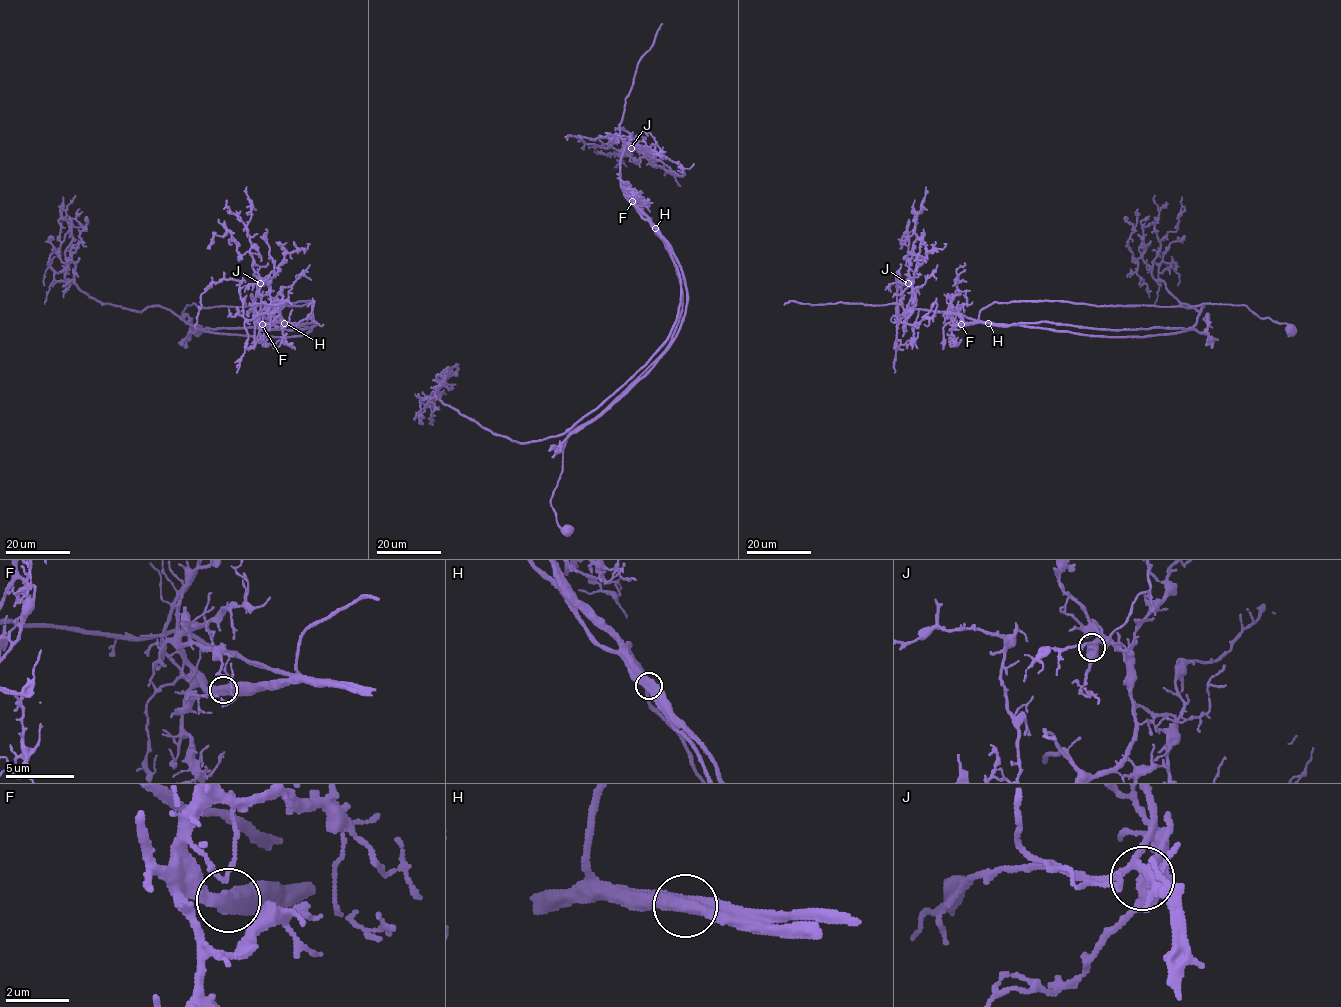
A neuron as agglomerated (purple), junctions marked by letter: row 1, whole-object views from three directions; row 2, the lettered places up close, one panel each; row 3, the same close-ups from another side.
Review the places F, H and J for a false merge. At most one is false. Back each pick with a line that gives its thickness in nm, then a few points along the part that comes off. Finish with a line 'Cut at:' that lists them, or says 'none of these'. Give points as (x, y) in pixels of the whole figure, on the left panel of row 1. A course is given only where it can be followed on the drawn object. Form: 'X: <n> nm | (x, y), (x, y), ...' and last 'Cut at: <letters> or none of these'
H: 550 nm | (285, 323), (279, 321), (286, 302), (311, 300), (298, 306), (187, 304), (180, 318), (202, 331)
Cut at: H

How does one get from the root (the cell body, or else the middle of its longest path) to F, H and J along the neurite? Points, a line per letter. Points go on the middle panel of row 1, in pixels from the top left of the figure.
F: (568, 528), (558, 524), (550, 504), (567, 435), (602, 413), (662, 353), (682, 309), (673, 259), (632, 201)
H: (568, 528), (550, 504), (567, 435), (662, 353), (682, 309), (679, 276), (655, 228)
J: (568, 528), (550, 504), (567, 435), (662, 353), (682, 309), (673, 259), (621, 187), (631, 148)

